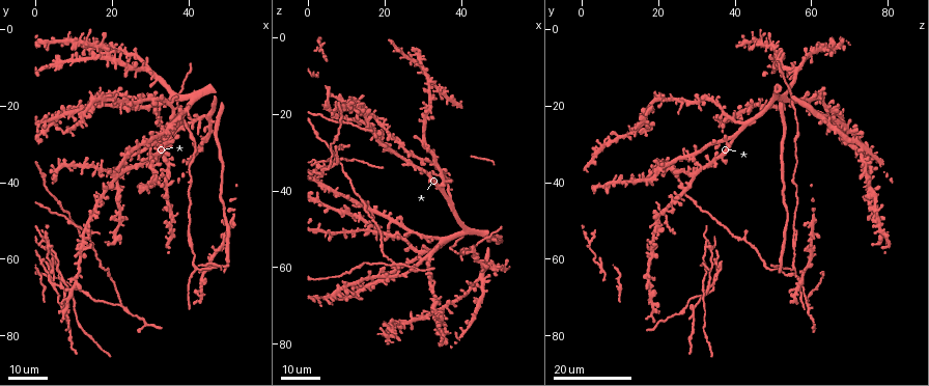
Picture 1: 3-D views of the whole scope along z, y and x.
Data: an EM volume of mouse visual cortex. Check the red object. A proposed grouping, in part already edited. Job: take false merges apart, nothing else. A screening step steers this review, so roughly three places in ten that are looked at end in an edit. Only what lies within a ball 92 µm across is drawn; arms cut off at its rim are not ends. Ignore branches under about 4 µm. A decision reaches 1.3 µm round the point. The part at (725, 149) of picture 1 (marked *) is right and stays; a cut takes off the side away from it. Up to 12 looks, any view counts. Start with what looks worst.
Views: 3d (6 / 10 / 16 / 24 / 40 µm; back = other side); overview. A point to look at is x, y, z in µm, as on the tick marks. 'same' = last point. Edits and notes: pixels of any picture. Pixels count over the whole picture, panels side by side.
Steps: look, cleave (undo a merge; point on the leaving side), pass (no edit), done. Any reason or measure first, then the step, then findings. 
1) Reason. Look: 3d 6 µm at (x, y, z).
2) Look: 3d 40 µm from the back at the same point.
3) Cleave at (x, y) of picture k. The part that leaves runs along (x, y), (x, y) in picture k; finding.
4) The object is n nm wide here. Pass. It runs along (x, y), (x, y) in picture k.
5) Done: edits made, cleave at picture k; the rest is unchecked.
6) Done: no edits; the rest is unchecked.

Look: 3d 16 µm at (4.0, 57.5, 32.5).

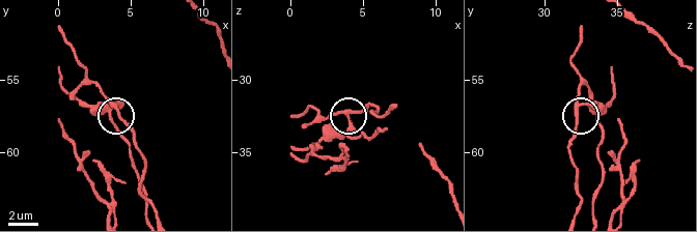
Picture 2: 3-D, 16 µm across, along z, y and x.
Closer look. Look: 3d 6 µm at (4.0, 57.0, 32.2).

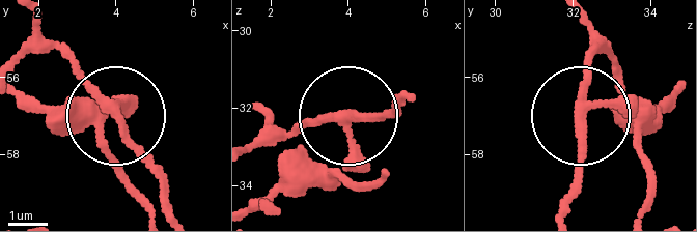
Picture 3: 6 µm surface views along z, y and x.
Pass. It runs along (642, 208), (651, 178), (629, 119), (583, 109), (603, 42) in picture 3; one neuron here.

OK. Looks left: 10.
Three arms meet. Look: 3d 16 µm at (22.0, 72.0, 59.0).

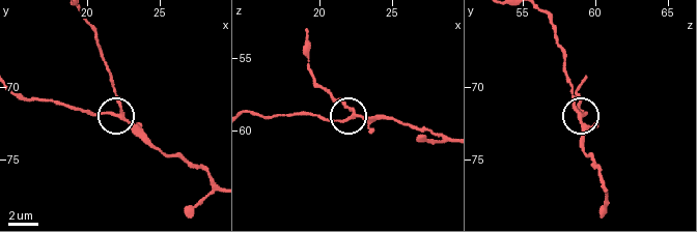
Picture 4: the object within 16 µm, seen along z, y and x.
Look: 3d 6 µm at (22.4, 72.0, 59.0).

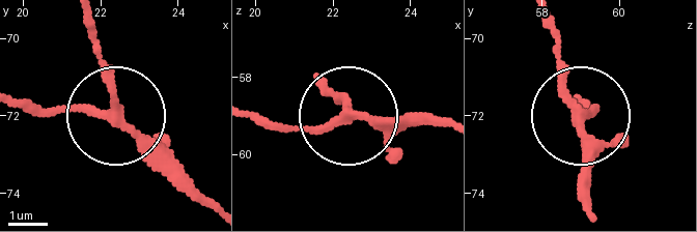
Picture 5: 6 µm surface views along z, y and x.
3 arms meet here. Pass. One neuron here.

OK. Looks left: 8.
Three-way junction. Look: 3d 16 µm at (5.0, 36.5, 18.5).

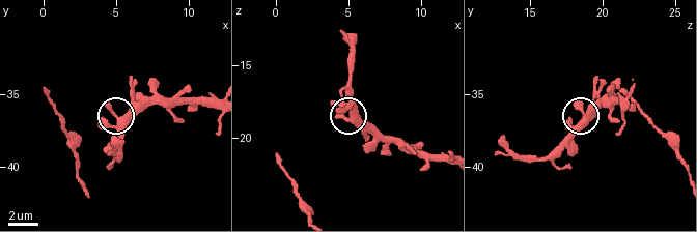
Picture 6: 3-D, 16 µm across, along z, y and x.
Look: 3d 6 µm at (5.2, 36.8, 18.8).

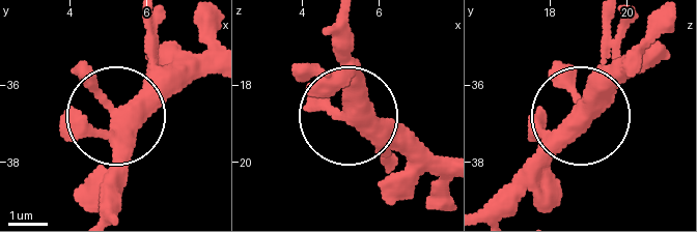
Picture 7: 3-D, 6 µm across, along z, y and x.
Pass. It runs along (636, 68), (500, 194) in picture 7; continuous, no second neuron.

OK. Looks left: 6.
Look: 3d 24 µm at (7.0, 66.5, 33.5).

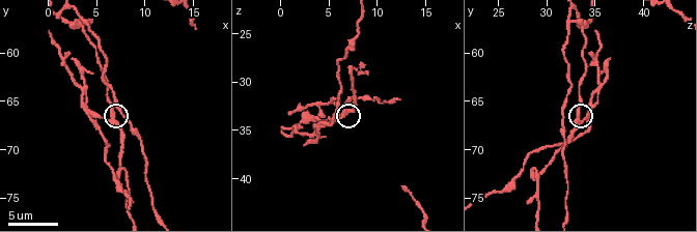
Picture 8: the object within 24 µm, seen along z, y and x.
Look: 3d 10 µm at (7.0, 67.0, 33.0).

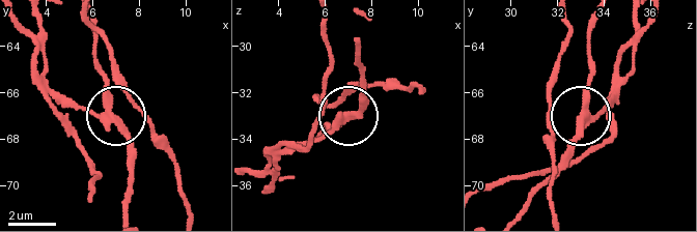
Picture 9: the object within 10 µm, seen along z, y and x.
Closer look. Look: 3d 6 µm at (6.7, 67.0, 33.1).

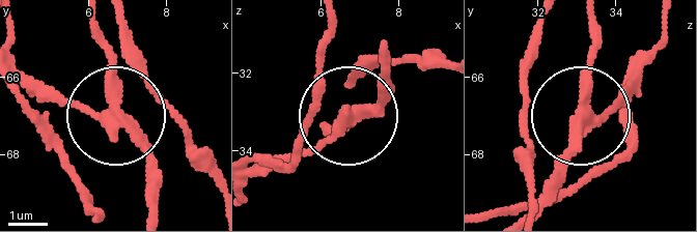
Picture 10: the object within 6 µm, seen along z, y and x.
The object is 300 nm wide here. Cleave at (72, 106) of picture 10. The part that leaves runs along (115, 118), (70, 109), (50, 128), (95, 214) in picture 10; two neurons meet here.

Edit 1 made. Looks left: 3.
Thin arm on a thick one. Look: 3d 24 µm at (31.0, 39.0, 18.0).

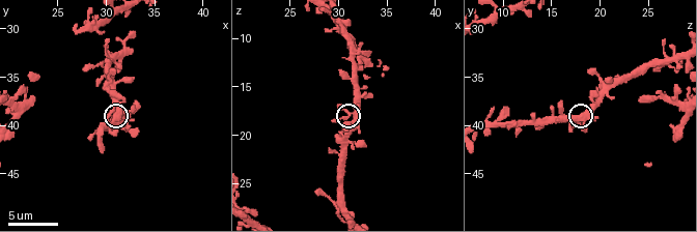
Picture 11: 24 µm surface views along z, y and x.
Closer look. Look: 3d 6 µm at (31.6, 39.6, 18.0).

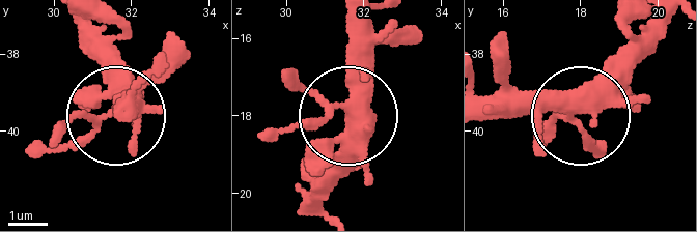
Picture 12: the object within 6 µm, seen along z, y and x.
The object is 320 nm wide here. Pass. It runs along (302, 211), (345, 112), (273, 139) in picture 12; one neuron here.

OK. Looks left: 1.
Look: 3d 10 µm at (7.4, 72.4, 28.6).

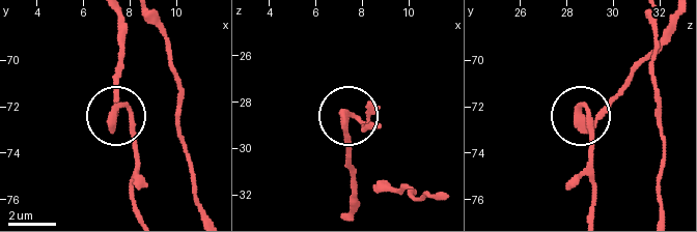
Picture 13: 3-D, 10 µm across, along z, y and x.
The object is 340 nm wide here. Pass. It runs along (671, 22), (623, 87), (594, 115), (584, 113), (594, 174) in picture 13; all the same neuron.

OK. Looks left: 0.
Done: edits made, cleave at picture 10; the rest is unchecked.

